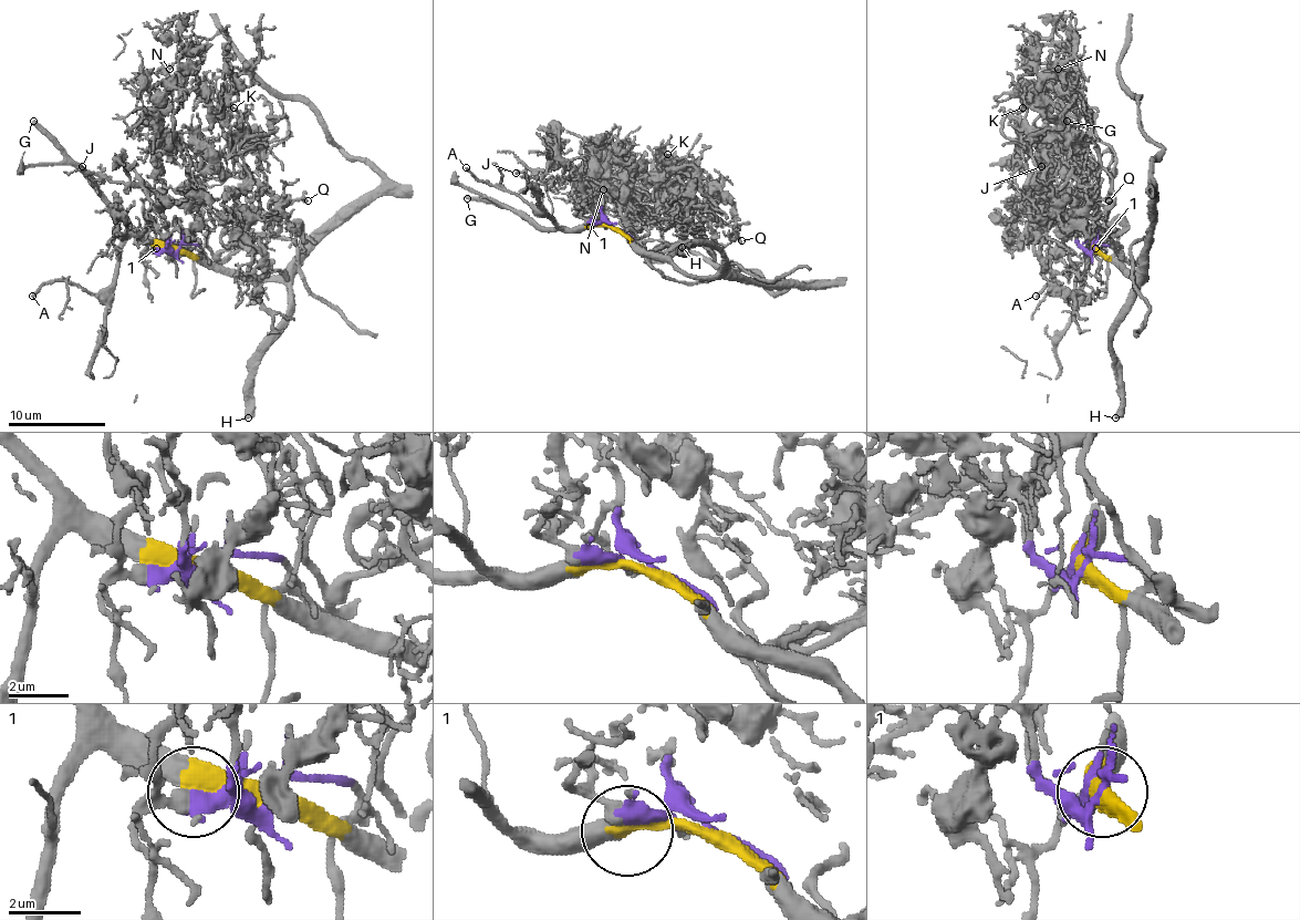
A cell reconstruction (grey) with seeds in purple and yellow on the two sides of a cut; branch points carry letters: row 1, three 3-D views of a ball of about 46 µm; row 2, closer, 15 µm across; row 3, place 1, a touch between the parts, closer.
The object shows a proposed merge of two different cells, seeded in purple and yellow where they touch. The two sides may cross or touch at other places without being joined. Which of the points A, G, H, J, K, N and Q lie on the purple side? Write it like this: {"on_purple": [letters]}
{"on_purple": ["J", "K", "N", "Q"]}

